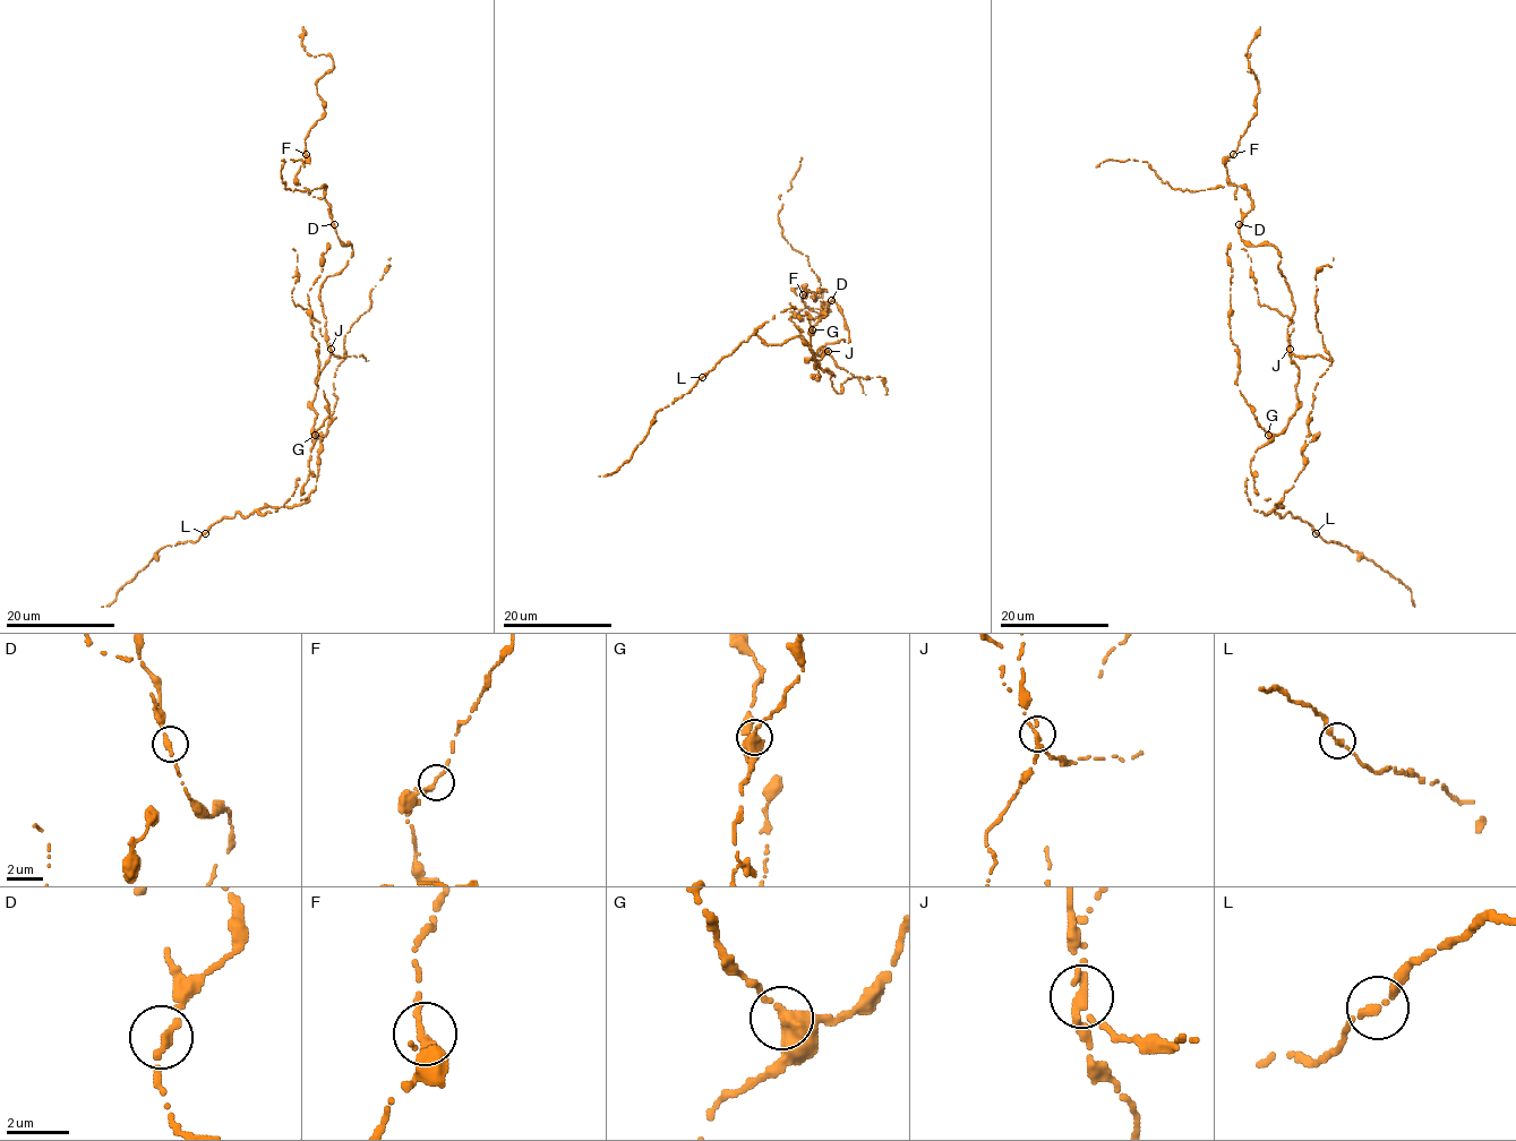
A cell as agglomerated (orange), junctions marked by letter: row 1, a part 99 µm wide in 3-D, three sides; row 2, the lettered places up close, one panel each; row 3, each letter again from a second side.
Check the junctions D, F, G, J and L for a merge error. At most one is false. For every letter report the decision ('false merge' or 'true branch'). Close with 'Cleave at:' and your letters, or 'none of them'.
D: true branch
F: true branch
G: true branch
J: false merge
L: true branch
Cleave at: J

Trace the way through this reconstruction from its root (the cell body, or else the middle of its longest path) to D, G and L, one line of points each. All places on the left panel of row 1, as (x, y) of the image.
D: (324, 366), (330, 346), (320, 290), (328, 276), (344, 267), (352, 250), (337, 238), (334, 224)
G: (324, 366), (315, 379), (315, 435)
L: (324, 366), (315, 379), (311, 409), (316, 418), (302, 503), (263, 507), (249, 516), (237, 512), (205, 533)

